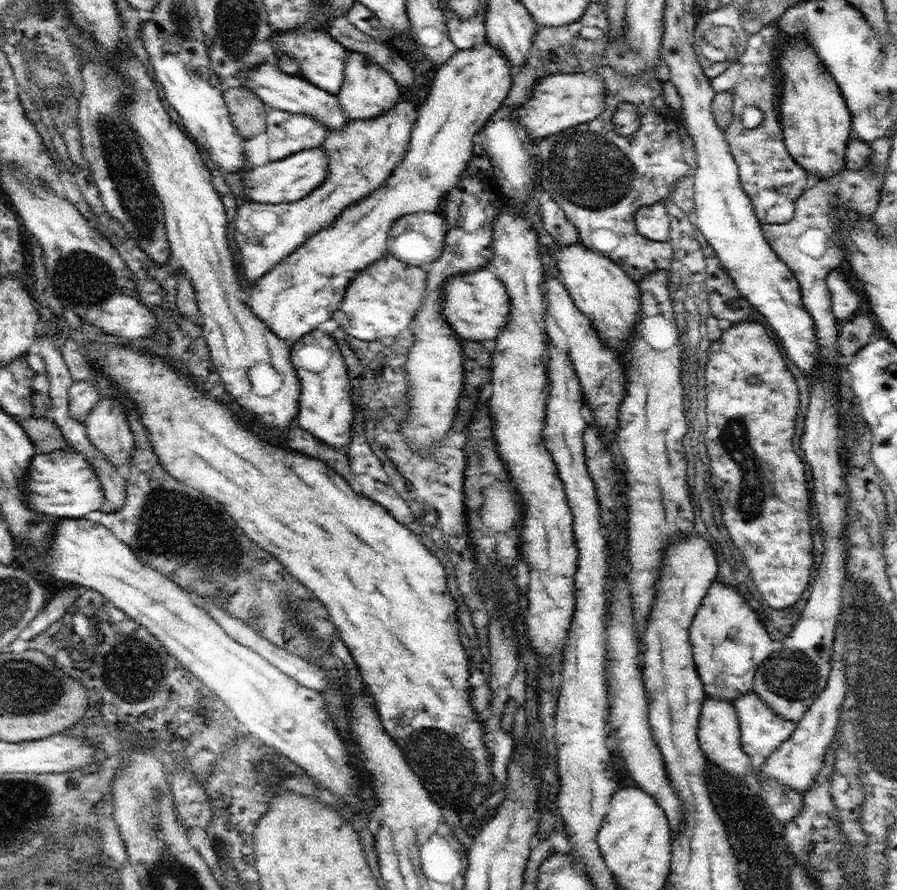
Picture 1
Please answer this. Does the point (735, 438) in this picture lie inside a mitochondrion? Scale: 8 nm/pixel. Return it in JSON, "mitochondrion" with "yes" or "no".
{"mitochondrion":"yes"}

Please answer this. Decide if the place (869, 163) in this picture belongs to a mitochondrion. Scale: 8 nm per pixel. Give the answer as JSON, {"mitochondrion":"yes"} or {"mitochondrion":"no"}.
{"mitochondrion":"no"}

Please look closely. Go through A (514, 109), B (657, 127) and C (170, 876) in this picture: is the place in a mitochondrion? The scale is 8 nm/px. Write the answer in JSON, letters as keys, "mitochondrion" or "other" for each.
{"A":"other","B":"other","C":"mitochondrion"}

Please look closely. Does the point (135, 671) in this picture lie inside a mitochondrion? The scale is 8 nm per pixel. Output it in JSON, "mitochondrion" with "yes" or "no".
{"mitochondrion":"yes"}

